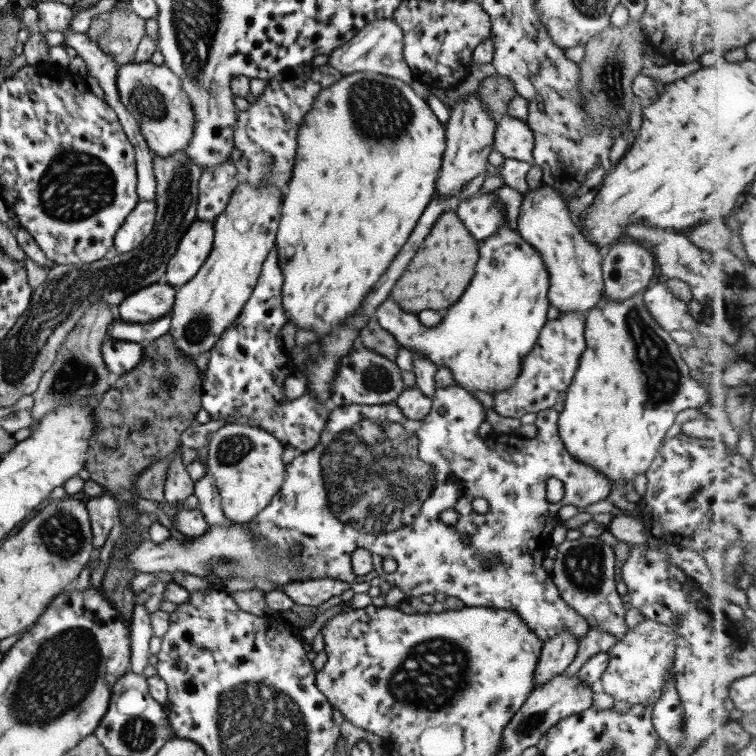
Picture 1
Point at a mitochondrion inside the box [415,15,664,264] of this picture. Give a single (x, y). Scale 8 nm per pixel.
(608, 75)

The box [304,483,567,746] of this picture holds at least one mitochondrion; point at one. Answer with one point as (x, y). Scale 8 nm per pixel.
(435, 671)

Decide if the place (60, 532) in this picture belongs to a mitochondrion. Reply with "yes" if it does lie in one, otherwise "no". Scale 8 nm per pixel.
yes

